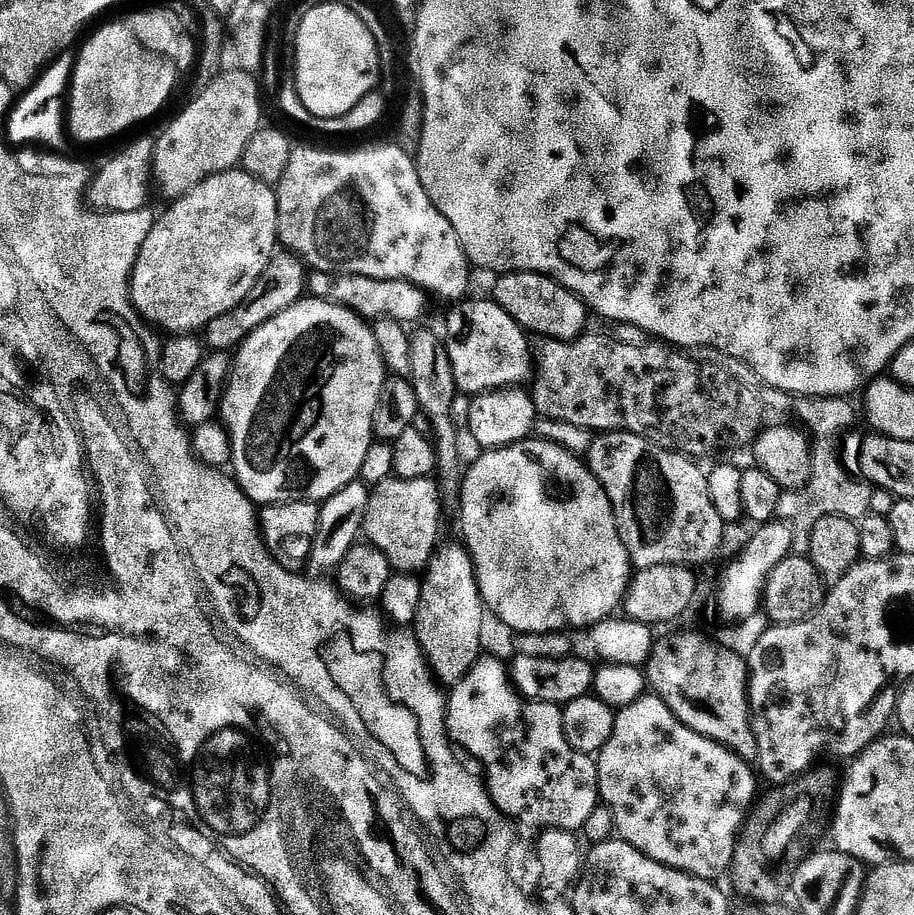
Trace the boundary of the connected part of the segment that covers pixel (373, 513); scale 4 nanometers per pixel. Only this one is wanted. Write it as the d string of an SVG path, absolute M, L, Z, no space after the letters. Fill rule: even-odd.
M389 478L371 489L362 532L368 535L367 543L380 550L397 573L420 574L438 551L440 508L442 497L435 479Z

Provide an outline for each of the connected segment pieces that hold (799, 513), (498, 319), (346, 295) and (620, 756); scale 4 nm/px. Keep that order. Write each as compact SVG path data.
M844 398L793 399L792 412L810 433L812 473L803 488L788 490L781 495L776 514L781 521L787 522L795 533L794 552L797 556L808 556L810 546L808 533L823 516L840 516L844 520L860 522L872 508L873 485L860 478L855 480L840 461L840 435L843 434L844 427L852 416L848 403L849 401Z
M485 298L485 300L472 300L461 303L460 308L453 314L448 322L448 336L446 349L448 351L449 362L452 364L453 382L461 393L464 392L468 398L482 396L489 392L498 392L508 388L517 388L531 385L534 380L534 348L528 345L529 333L520 327L502 306L498 306L495 300Z
M312 270L306 276L306 292L309 297L317 300L328 300L342 308L349 308L365 322L393 320L400 325L411 326L415 320L424 316L424 290L417 288L415 284L407 284L404 280L374 280Z
M655 694L642 695L633 705L621 708L616 712L614 734L610 738L610 742L606 742L606 746L600 751L596 760L596 769L600 779L600 798L603 807L606 806L612 811L612 820L616 823L617 830L620 831L617 832L619 839L624 840L630 846L634 846L634 850L646 854L646 858L654 858L654 862L695 876L698 880L711 880L713 882L719 881L719 876L724 878L729 875L732 859L735 856L736 842L758 796L758 793L756 794L757 773L753 769L752 773L748 768L751 767L741 760L735 752L731 752L728 747L724 747L722 743L711 738L703 737L701 733L695 733L693 729L686 726L672 713L670 706L666 706L666 702L662 702L659 696Z

